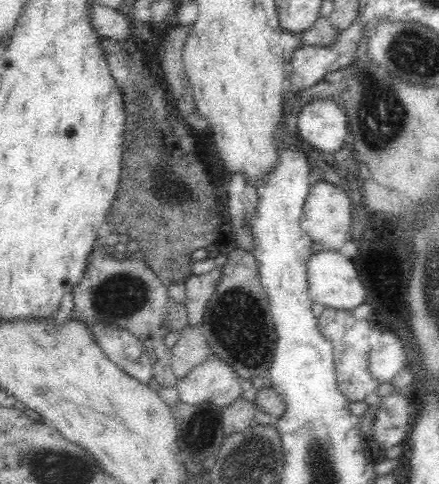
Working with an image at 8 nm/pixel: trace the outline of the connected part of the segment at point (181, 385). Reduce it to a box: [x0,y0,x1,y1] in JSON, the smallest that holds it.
[174,352,243,408]

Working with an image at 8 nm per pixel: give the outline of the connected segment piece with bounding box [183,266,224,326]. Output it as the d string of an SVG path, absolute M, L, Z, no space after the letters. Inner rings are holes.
M214 268L207 274L201 276L190 275L188 280L183 284L186 296L184 297L184 307L187 311L187 324L191 326L201 326L203 323L206 306L220 284L222 278L222 268Z

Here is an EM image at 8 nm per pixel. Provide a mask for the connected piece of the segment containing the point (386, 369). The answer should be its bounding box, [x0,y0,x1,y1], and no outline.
[368,332,406,383]

